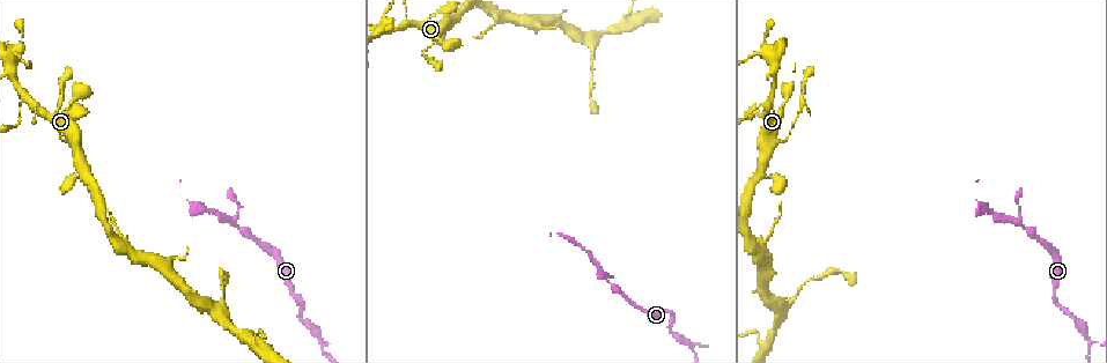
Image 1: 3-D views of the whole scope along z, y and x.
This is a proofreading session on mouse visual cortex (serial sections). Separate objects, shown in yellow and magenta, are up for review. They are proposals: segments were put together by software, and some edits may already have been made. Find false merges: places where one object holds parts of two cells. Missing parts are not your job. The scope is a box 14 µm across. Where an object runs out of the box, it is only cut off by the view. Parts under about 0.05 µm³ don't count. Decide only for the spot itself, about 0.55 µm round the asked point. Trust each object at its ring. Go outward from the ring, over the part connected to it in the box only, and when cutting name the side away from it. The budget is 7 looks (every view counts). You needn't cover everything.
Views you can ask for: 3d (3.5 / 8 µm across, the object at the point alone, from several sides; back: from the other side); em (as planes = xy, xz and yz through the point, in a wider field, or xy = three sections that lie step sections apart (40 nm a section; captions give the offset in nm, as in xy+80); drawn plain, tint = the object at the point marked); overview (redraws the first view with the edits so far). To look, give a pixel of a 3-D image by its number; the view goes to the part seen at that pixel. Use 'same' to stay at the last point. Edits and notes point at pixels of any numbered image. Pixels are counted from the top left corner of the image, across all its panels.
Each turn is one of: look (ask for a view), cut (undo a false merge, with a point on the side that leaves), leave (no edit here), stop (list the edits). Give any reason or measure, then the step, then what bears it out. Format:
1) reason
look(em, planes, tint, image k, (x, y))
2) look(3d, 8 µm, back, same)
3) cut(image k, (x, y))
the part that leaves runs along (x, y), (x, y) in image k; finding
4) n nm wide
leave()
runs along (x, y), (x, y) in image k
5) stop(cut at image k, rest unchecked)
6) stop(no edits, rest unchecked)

look(3d, 8 µm, back, image 1, (34, 107))

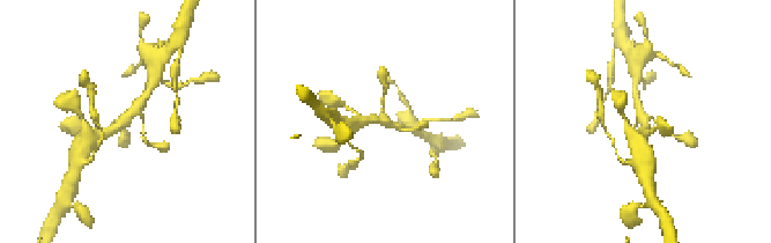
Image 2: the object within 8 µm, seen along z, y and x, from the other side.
need the tissue
look(em, xy, step 2, tint, image 2, (385, 118))

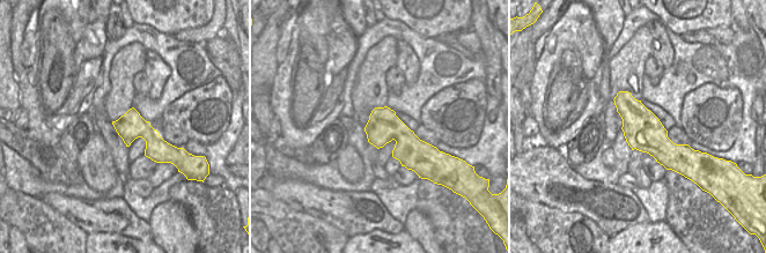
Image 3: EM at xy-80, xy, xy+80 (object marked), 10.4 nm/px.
leave()
all the same cell

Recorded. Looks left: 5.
abrupt turn
look(3d, 3.5 µm, image 1, (783, 308))

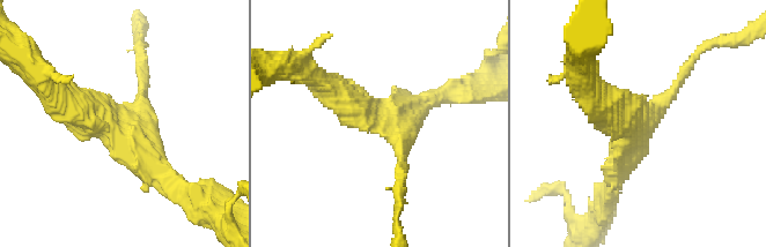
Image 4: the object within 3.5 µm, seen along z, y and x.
3 arms; arms of 150, 300, 400 nm
look(em, xy, step 5, tint, image 4, (379, 121))

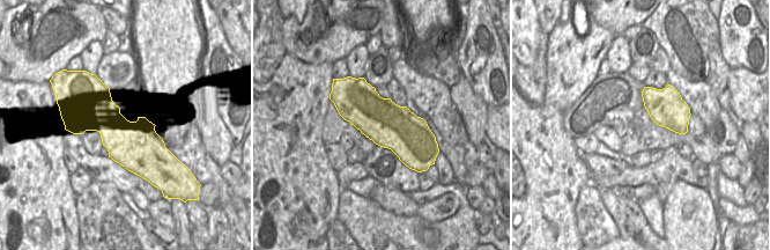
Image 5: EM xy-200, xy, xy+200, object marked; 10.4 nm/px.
leave()
runs along (60, 95), (120, 127), (170, 180) in image 4; continuous, no second cell

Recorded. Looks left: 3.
thin neck
look(3d, 8 µm, image 1, (1024, 227))

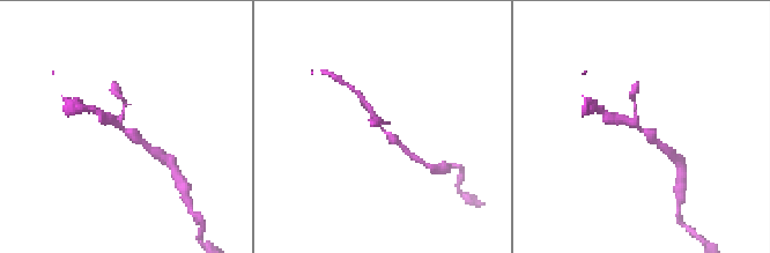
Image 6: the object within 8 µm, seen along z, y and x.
zoom in
look(3d, 3.5 µm, image 6, (644, 129))

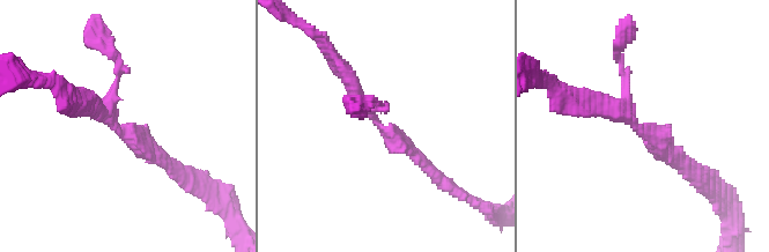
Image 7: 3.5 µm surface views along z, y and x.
shape alone is not enough
look(em, xy, step 2, tint, image 7, (374, 122))

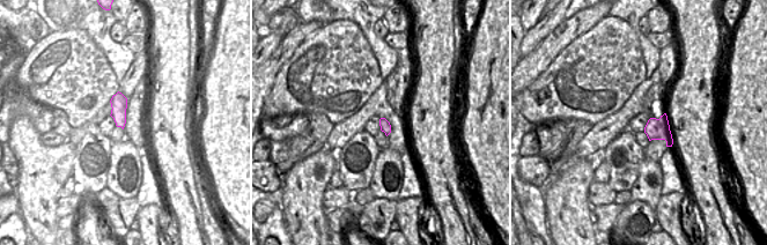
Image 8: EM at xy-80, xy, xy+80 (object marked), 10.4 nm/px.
leave()
runs along (426, 167), (376, 123), (340, 66) in image 7; one cell here

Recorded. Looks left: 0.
stop(no edits, rest unchecked)

